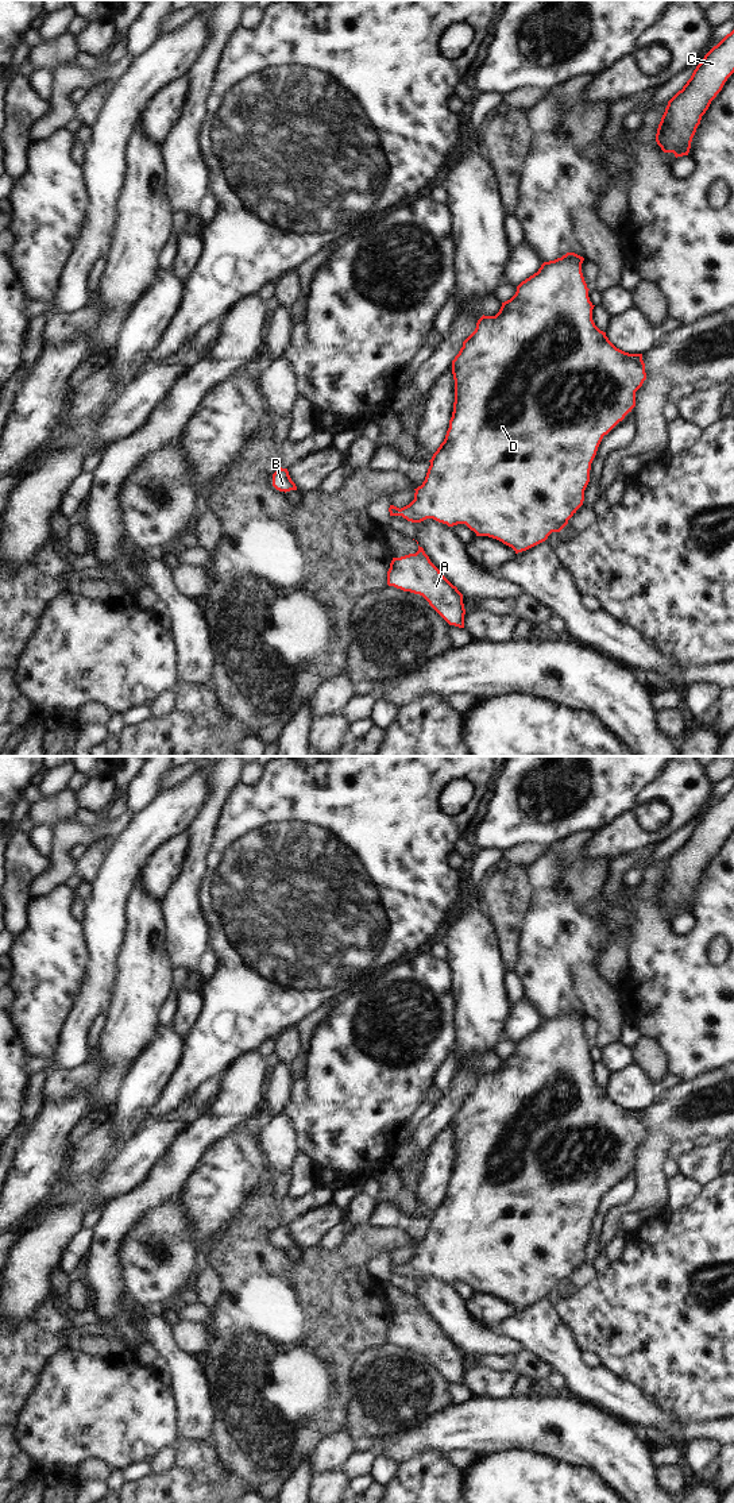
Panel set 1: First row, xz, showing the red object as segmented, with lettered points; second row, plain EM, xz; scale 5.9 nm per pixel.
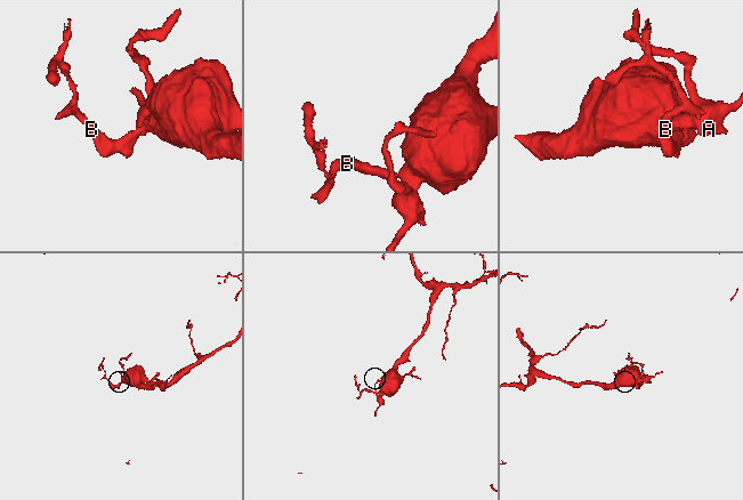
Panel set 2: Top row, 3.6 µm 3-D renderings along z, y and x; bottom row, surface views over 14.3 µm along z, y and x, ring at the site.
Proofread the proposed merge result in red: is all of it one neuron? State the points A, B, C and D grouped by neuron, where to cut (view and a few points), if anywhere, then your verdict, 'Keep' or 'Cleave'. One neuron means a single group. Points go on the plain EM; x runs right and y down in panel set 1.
Groups: A B C D. No split. Keep

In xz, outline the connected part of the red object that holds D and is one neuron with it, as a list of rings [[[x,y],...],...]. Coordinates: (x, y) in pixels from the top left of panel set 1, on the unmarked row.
[[[567,1009],[561,1014],[544,1018],[537,1029],[517,1043],[515,1051],[502,1059],[495,1072],[482,1072],[475,1087],[463,1098],[463,1103],[452,1117],[455,1136],[455,1159],[444,1198],[433,1210],[425,1237],[414,1249],[414,1256],[403,1263],[390,1261],[390,1272],[402,1272],[407,1277],[421,1279],[433,1275],[453,1283],[465,1280],[476,1292],[488,1292],[511,1303],[515,1310],[526,1307],[548,1295],[552,1288],[560,1288],[568,1276],[583,1261],[584,1246],[590,1238],[591,1219],[604,1191],[607,1191],[636,1163],[636,1148],[646,1136],[642,1110],[629,1110],[617,1105],[592,1076],[594,1060],[588,1053],[588,1044],[582,1029],[584,1014]]]

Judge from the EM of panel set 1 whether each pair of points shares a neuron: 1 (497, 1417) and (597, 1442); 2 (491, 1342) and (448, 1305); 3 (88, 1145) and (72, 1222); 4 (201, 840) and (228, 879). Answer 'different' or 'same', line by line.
1: same
2: same
3: different
4: different

